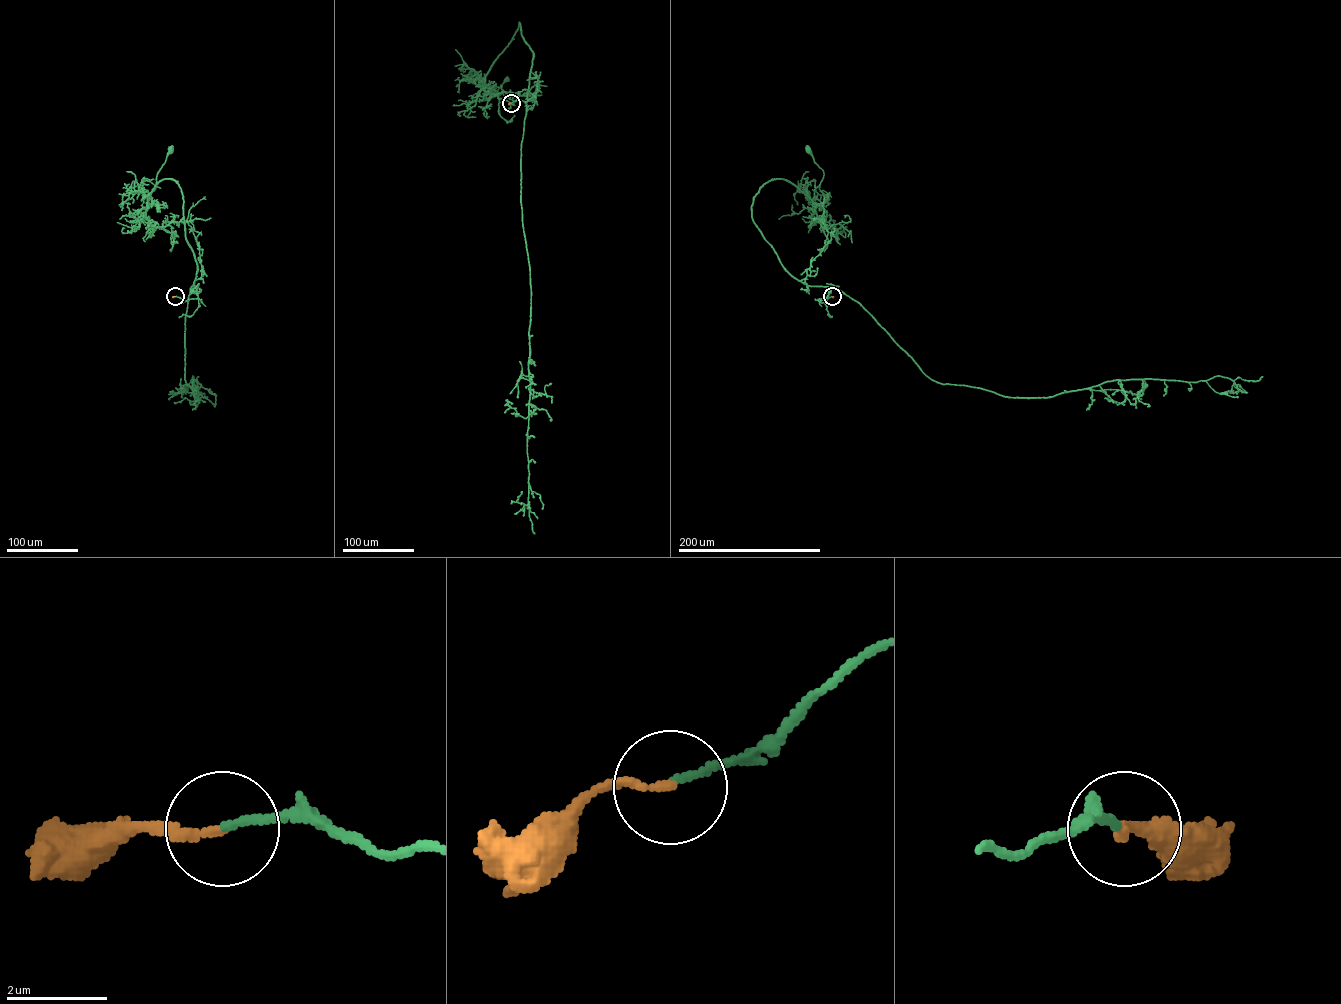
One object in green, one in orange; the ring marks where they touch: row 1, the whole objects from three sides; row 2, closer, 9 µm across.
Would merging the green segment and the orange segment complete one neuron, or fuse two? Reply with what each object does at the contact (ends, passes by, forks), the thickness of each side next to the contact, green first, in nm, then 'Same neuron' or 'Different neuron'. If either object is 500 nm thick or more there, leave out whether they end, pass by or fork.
At the ring green ends. At the ring orange ends. Thickness 130 nm (green) against 170 nm. Same neuron

